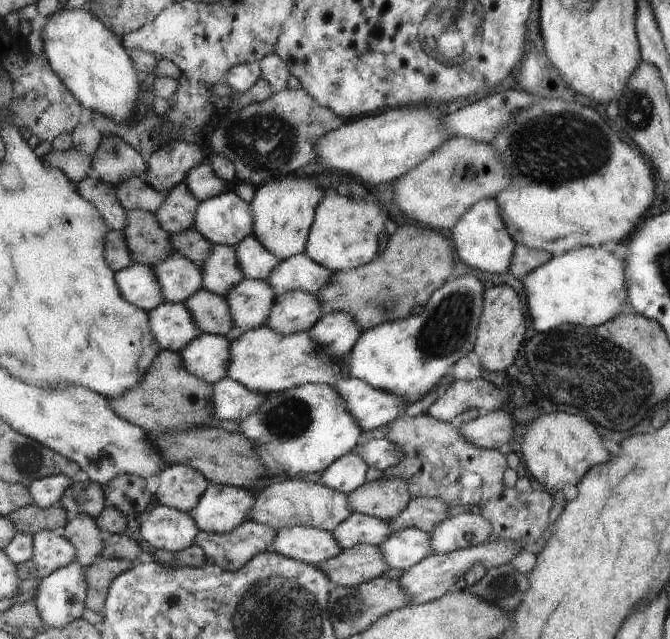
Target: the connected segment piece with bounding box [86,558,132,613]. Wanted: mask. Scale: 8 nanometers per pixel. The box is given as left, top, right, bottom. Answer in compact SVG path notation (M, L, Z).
M120 558L101 559L94 565L90 565L86 570L88 582L91 583L88 607L95 612L104 613L108 604L108 592L110 592L112 584L116 582L116 578L120 578L131 568L132 562L130 565L130 562Z

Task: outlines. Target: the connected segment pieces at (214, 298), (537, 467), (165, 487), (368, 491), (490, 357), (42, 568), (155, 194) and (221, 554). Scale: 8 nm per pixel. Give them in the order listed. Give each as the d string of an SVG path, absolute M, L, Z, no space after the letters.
M204 289L185 303L192 310L200 330L204 330L204 333L226 336L235 326L231 304L222 295L212 294Z
M562 412L534 418L522 434L520 450L520 457L526 462L527 474L544 484L548 490L562 490L566 485L578 484L590 466L604 464L610 458L590 422L580 416L568 416Z
M172 465L160 474L159 479L160 486L156 493L159 502L166 506L183 510L187 513L191 513L200 506L200 502L203 501L207 486L210 484L203 472L188 465Z
M386 478L366 482L349 495L353 512L389 521L399 517L411 504L411 490L402 478Z
M510 286L488 288L488 292L485 292L483 314L479 320L478 338L474 349L482 368L490 372L504 372L514 362L514 356L524 340L524 330L524 314L516 292Z
M44 530L35 535L33 561L39 578L44 579L74 564L77 558L78 546L72 544L62 531Z
M146 177L128 178L116 188L122 206L128 211L140 209L157 213L168 200L167 193L154 188Z
M246 521L231 533L220 534L202 531L196 545L204 548L209 562L214 562L225 571L243 568L252 557L260 553L272 553L279 530L254 521Z

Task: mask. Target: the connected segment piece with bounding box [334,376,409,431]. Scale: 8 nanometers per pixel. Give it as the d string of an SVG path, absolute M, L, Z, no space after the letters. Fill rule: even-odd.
M350 376L340 378L334 387L348 404L348 410L363 424L364 431L390 424L409 406L400 394L390 394L388 390L380 390L371 383Z

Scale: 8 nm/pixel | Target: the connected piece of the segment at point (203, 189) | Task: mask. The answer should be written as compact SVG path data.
M206 163L197 166L188 174L187 184L190 184L190 190L198 196L199 200L203 201L227 193L229 188L226 181L215 174L211 164Z

